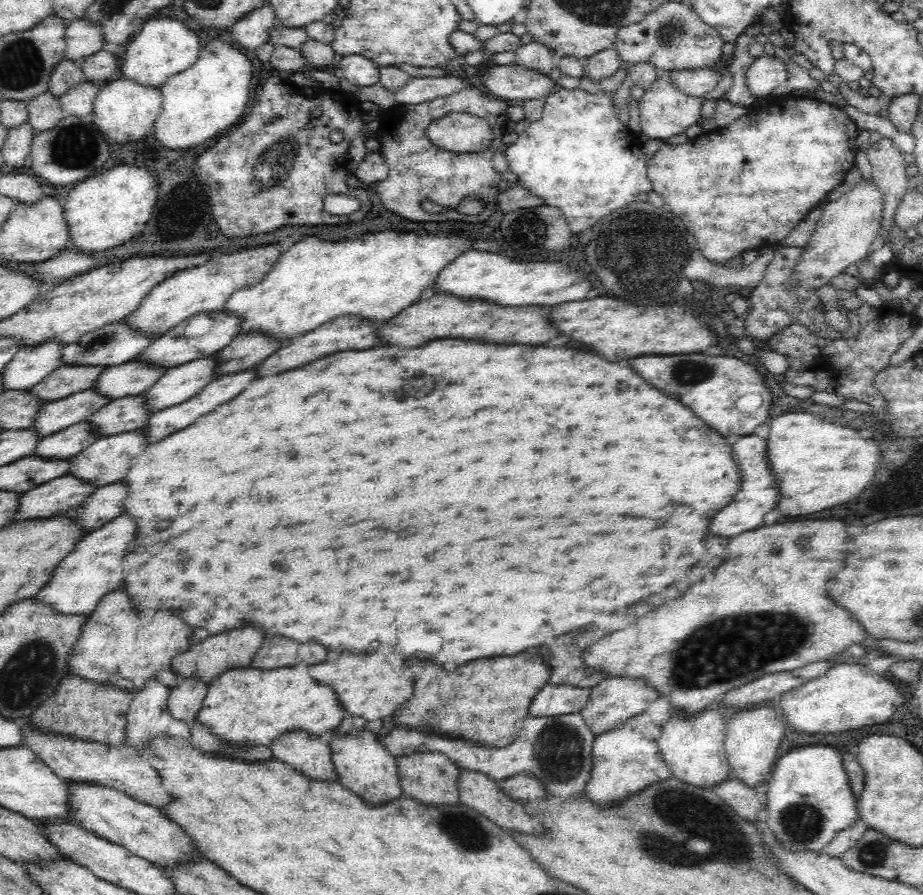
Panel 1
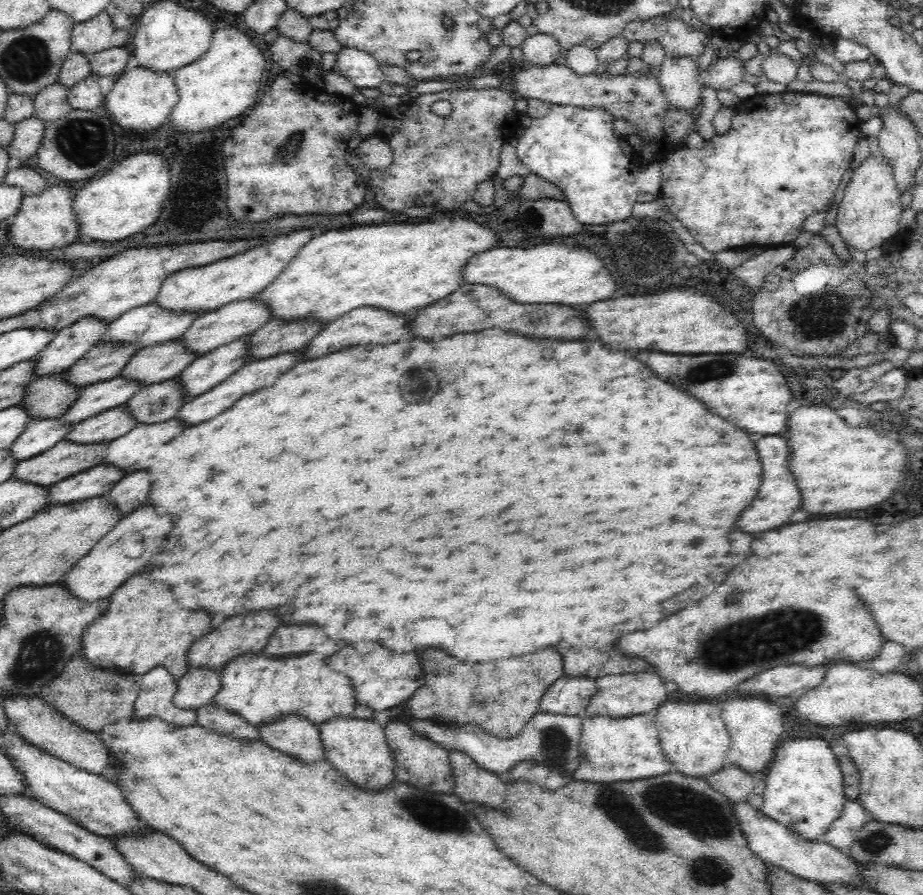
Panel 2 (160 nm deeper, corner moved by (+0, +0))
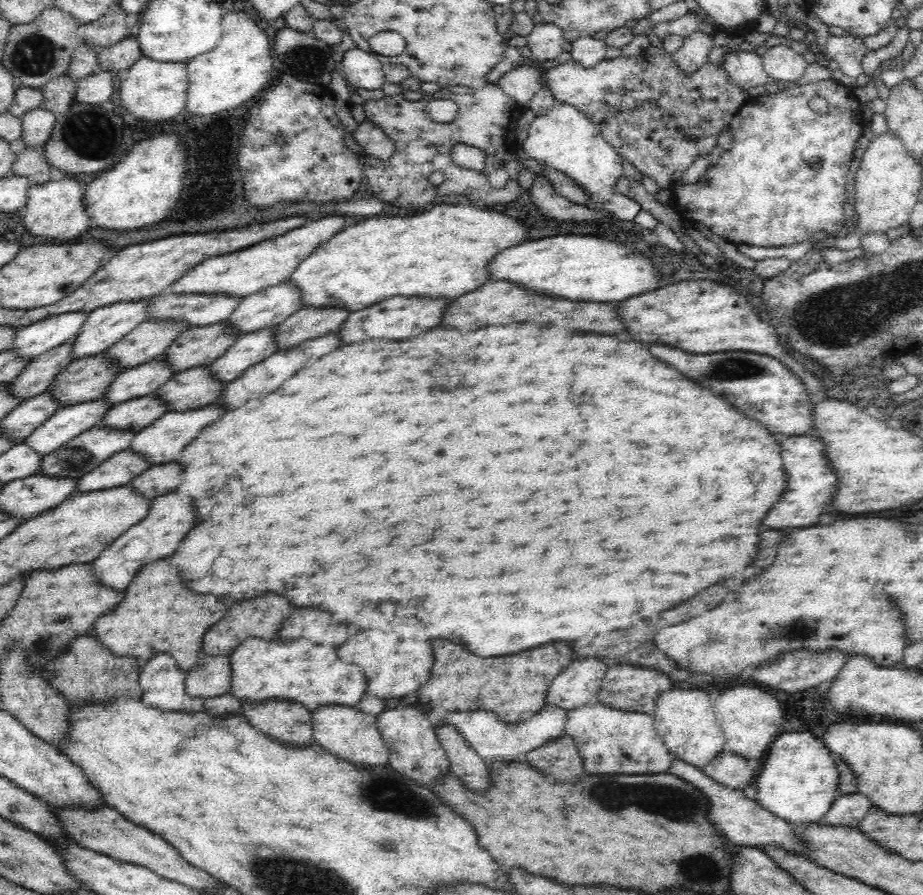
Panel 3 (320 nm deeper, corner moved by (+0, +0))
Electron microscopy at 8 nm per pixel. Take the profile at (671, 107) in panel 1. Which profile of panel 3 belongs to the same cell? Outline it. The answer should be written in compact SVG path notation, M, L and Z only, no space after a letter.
M694 30L692 34L683 37L682 46L673 53L678 69L684 74L690 74L708 61L708 54L715 45L712 35Z

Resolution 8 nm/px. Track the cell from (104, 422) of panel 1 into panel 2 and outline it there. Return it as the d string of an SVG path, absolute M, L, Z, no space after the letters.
M179 377L145 385L126 404L140 423L154 424L177 416L181 406L192 400L179 384Z

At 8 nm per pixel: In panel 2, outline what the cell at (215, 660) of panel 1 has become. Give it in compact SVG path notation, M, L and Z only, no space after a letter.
M246 612L240 616L232 616L222 622L212 632L197 638L188 651L188 664L192 667L205 666L210 670L220 670L228 660L244 652L261 652L268 644L272 632L280 626L280 620L274 612Z

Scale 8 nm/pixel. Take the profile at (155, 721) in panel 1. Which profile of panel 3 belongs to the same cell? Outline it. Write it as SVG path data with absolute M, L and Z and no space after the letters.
M162 653L144 662L139 672L142 702L160 710L198 712L203 710L203 696L188 696L185 691L187 673L178 668L171 654Z

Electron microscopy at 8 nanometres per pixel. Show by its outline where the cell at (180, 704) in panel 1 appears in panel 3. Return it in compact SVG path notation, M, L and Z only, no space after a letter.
M202 655L186 676L185 691L188 696L204 698L222 696L232 687L232 669L229 656Z

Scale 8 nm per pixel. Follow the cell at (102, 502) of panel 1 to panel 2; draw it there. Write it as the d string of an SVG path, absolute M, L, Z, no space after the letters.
M146 469L124 475L124 478L107 492L109 499L122 514L130 514L134 508L144 506L150 494L150 476Z

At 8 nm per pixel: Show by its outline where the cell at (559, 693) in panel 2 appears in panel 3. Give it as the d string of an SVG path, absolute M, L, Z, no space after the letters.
M597 656L574 658L552 682L547 704L555 704L567 711L593 701L601 689L608 667Z

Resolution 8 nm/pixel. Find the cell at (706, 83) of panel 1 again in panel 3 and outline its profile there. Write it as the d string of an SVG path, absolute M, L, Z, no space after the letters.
M756 50L728 53L722 63L728 77L740 86L740 89L750 90L771 82L769 74L764 69L761 55Z

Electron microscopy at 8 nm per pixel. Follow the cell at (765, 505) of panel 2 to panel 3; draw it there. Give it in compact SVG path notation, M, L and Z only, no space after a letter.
M808 434L787 437L782 442L782 456L784 456L784 470L788 474L788 492L768 512L768 516L764 518L764 526L774 528L774 530L816 526L820 516L830 512L830 504L832 504L834 492L836 492L836 480L838 480L830 468L831 464L827 459L825 444L821 438Z

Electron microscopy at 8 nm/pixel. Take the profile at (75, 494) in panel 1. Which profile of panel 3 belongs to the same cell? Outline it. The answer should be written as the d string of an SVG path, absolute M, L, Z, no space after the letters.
M131 448L122 450L85 474L77 484L77 492L92 492L130 484L153 464Z

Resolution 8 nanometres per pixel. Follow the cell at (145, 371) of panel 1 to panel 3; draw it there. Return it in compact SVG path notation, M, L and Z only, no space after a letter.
M226 321L216 324L208 324L208 326L190 327L188 331L184 331L165 351L167 363L172 366L176 373L186 371L196 366L209 366L217 358L220 358L239 338L237 330L233 330Z

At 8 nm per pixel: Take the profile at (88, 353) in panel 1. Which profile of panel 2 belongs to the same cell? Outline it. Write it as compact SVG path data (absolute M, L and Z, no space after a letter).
M154 300L147 302L144 306L134 307L121 314L116 320L113 320L108 327L105 339L100 341L97 346L108 344L108 342L121 342L121 344L129 344L136 348L146 348L148 346L156 346L168 340L181 338L181 336L189 329L189 326L204 312L172 312L160 308Z

